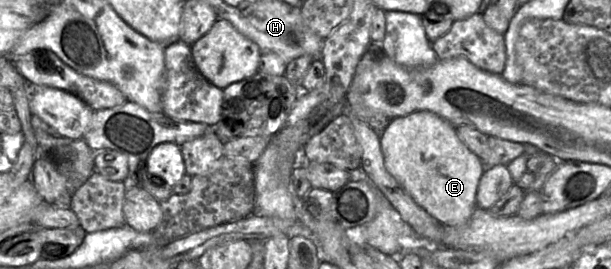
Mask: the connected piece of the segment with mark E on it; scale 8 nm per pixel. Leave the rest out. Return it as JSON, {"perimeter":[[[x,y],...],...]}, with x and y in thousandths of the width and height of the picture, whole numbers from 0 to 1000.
{"perimeter":[[[681,413],[648,435],[620,502],[628,610],[679,751],[725,836],[763,833],[781,770],[779,721],[792,613],[751,513],[746,476],[704,413]]]}

